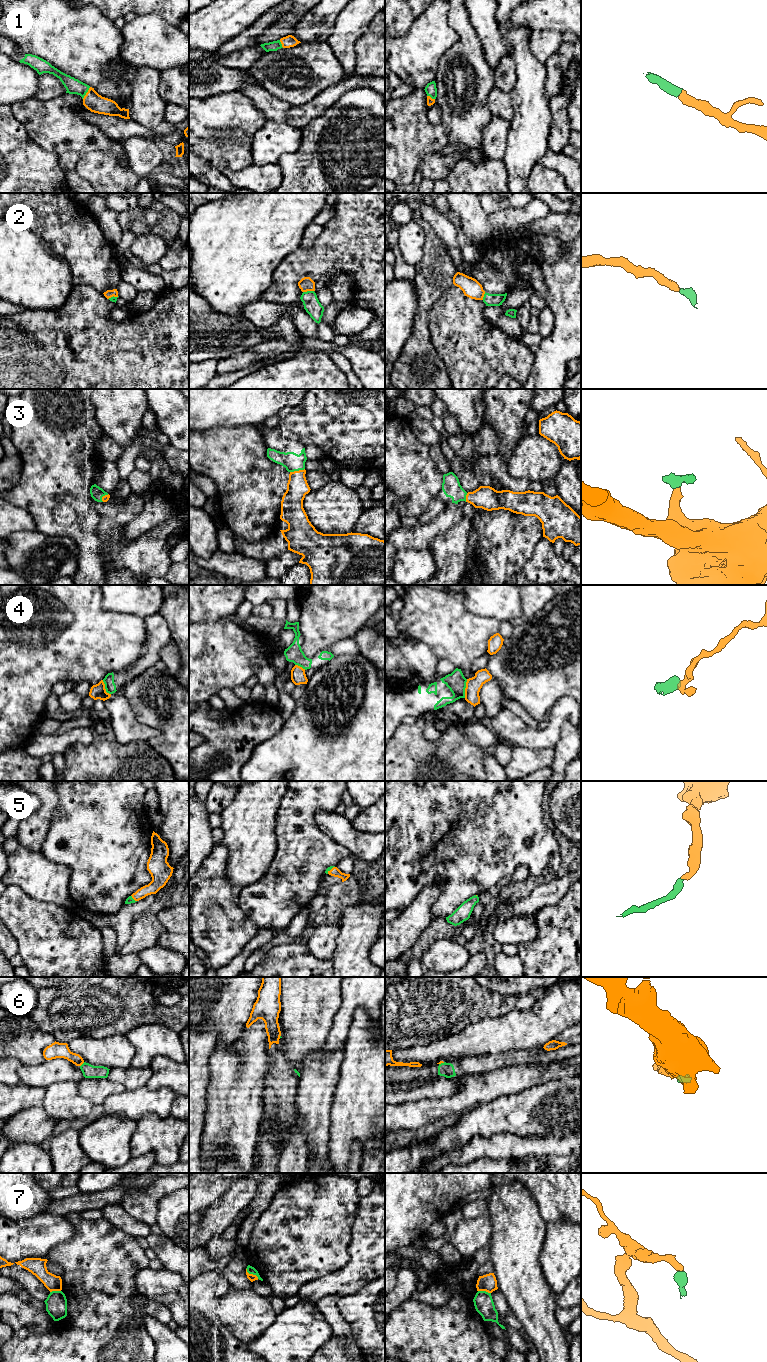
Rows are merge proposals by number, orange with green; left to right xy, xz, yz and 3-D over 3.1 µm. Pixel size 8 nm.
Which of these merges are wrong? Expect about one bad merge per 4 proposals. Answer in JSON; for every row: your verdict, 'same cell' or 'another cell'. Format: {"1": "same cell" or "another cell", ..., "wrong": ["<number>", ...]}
{"1": "same cell", "2": "same cell", "3": "same cell", "4": "another cell", "5": "same cell", "6": "another cell", "7": "another cell", "wrong": ["4", "6", "7"]}

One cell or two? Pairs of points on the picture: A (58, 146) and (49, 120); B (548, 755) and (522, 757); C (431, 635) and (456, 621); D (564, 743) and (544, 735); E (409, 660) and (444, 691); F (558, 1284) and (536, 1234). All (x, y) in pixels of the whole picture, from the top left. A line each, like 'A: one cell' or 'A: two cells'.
A: one cell
B: one cell
C: one cell
D: two cells
E: two cells
F: two cells

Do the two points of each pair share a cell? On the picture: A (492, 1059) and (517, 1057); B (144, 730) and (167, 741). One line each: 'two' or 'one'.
A: one
B: two

